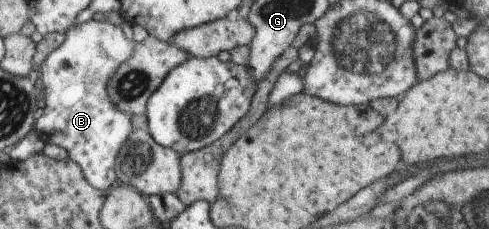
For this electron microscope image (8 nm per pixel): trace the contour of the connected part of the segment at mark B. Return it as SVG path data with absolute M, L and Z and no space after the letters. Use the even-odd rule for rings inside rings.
M108 20L72 24L65 33L65 40L43 61L40 87L44 89L46 106L44 114L35 121L34 129L48 135L48 144L60 145L68 152L69 158L81 167L84 177L95 187L107 193L117 184L114 165L121 152L124 141L131 134L132 117L119 110L108 97L106 86L119 65L130 59L133 54L133 41L124 36L121 27Z

